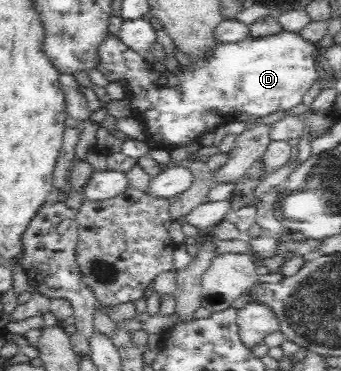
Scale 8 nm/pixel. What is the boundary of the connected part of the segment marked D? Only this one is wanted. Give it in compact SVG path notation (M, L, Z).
M141 19L122 20L119 34L107 32L97 43L94 52L94 68L111 84L119 84L125 93L125 102L131 110L129 118L141 124L145 141L150 150L169 151L185 148L196 137L203 137L205 132L213 132L220 126L231 124L241 116L267 118L269 114L285 112L301 103L303 96L311 90L318 79L315 67L315 50L318 45L303 40L296 32L283 31L267 38L242 38L237 42L215 43L210 49L190 56L190 62L180 64L169 70L155 70L152 64L144 60L143 52L150 50L156 39L156 31Z

